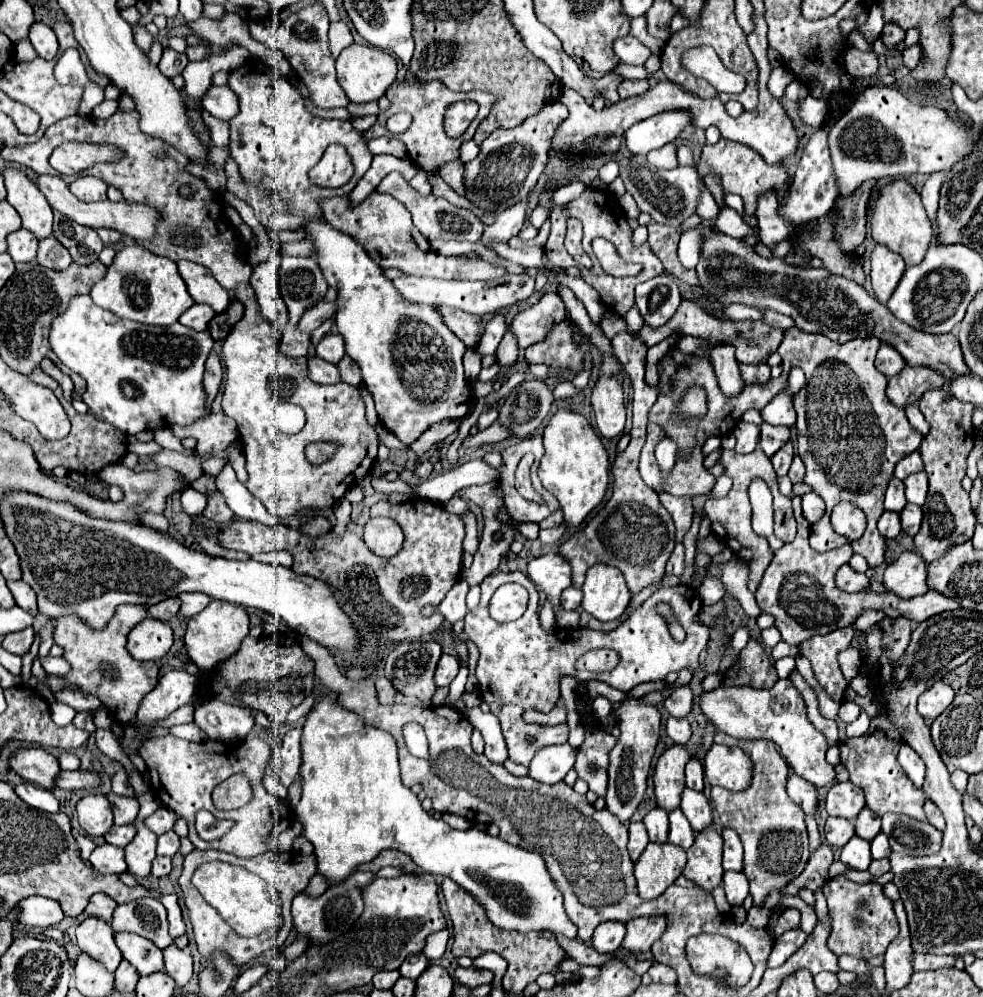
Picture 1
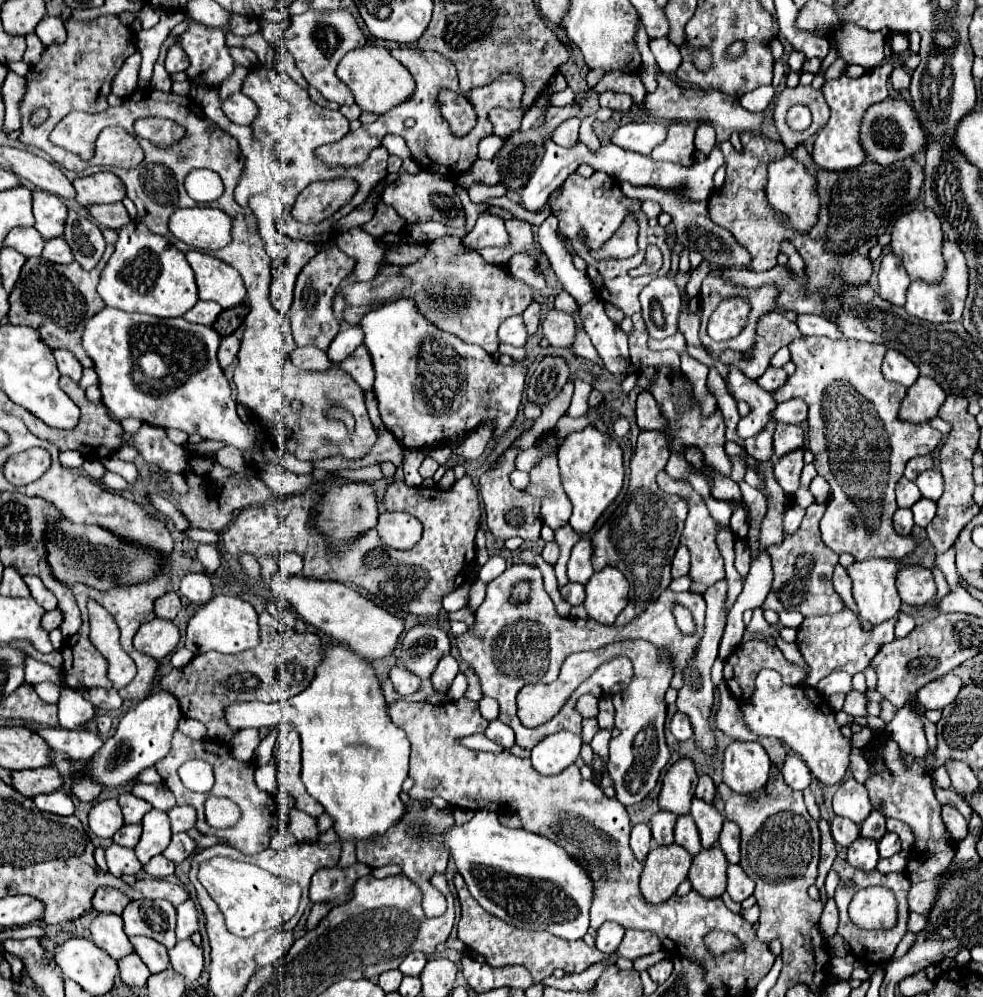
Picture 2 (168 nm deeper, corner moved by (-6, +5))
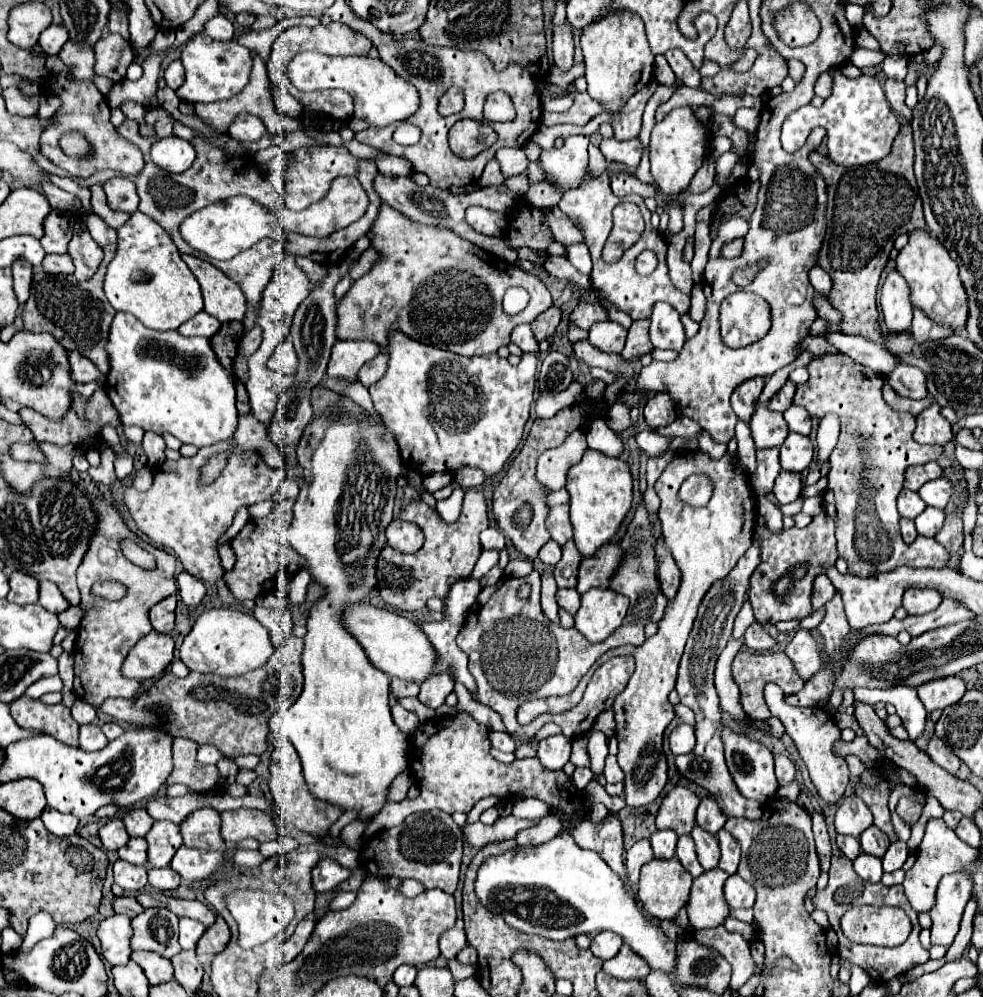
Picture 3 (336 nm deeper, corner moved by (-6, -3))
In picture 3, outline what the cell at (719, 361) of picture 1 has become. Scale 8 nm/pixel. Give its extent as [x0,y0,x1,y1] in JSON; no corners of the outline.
[751,408,789,448]

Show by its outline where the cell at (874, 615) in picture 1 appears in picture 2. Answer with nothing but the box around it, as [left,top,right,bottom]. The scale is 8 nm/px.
[847,560,901,624]

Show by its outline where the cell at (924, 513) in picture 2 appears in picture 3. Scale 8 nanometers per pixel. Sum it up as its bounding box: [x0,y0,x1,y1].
[915,508,945,538]

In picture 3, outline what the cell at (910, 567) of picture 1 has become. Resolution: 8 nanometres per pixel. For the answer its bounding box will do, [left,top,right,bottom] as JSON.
[903,588,943,616]

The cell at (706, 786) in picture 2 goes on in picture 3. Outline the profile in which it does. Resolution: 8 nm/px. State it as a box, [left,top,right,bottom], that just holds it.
[697,796,727,834]

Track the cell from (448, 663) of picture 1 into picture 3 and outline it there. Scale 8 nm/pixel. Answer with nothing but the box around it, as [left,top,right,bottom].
[417,672,453,710]

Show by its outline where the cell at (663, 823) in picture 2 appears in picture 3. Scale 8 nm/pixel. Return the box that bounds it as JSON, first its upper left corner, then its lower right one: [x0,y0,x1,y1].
[651,830,677,860]

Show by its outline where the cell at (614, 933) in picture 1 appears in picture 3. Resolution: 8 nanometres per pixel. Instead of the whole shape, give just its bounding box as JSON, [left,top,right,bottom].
[591,932,623,960]

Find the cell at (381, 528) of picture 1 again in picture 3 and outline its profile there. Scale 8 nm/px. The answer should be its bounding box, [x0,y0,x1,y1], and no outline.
[387,518,423,552]

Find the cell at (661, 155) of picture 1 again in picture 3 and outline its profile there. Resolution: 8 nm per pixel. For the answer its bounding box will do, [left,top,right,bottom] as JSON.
[651,108,711,194]

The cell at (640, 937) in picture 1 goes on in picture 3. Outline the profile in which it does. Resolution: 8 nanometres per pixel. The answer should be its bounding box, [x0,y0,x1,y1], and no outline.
[603,944,651,980]

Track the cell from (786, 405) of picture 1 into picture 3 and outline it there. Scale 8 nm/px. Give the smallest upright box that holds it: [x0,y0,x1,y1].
[783,406,811,436]

